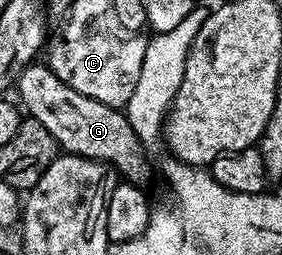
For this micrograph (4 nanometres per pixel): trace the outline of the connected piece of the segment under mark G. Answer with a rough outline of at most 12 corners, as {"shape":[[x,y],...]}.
{"shape":[[47,64],[16,82],[23,110],[63,152],[147,186],[147,150],[125,112]]}

